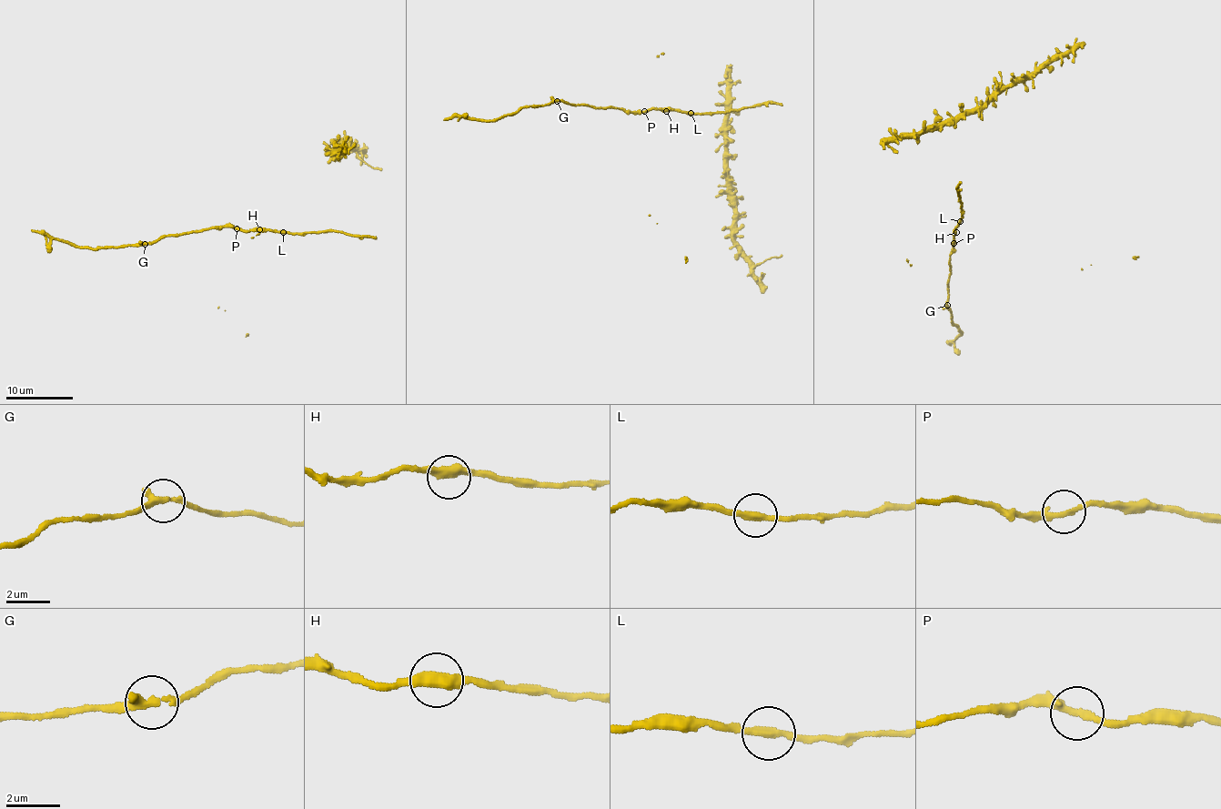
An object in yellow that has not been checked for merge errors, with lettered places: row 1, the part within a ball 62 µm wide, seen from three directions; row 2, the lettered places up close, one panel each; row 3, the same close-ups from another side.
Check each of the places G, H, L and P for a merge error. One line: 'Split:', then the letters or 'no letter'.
Split: no letter

